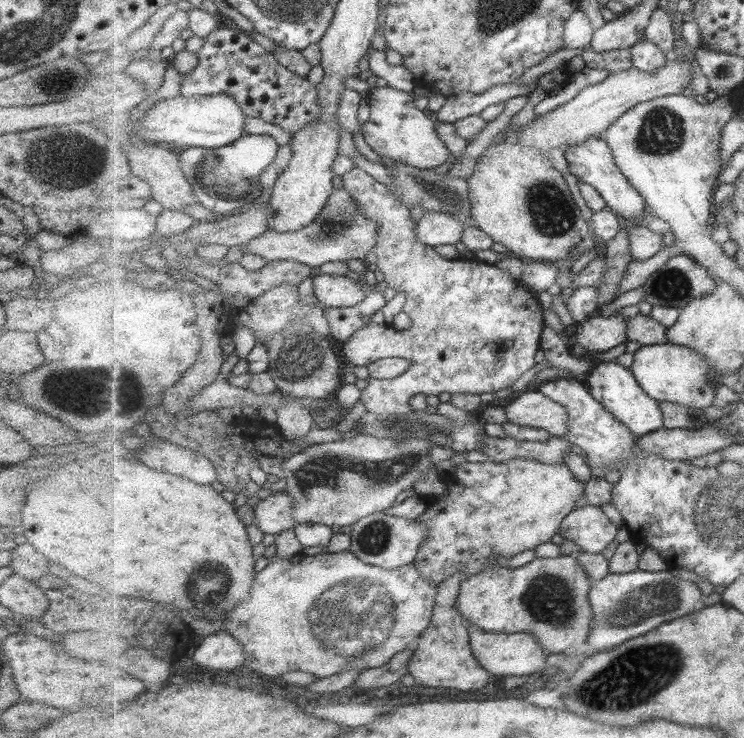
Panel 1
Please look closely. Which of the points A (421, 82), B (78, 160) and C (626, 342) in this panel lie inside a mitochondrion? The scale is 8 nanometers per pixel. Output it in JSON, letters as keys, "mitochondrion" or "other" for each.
{"A":"other","B":"mitochondrion","C":"other"}

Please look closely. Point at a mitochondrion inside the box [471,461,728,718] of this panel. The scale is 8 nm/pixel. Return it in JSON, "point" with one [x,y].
{"point":[633,678]}

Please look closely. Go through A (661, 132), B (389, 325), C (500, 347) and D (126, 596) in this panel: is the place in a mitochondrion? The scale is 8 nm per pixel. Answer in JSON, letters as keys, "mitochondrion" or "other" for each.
{"A":"mitochondrion","B":"other","C":"other","D":"other"}

